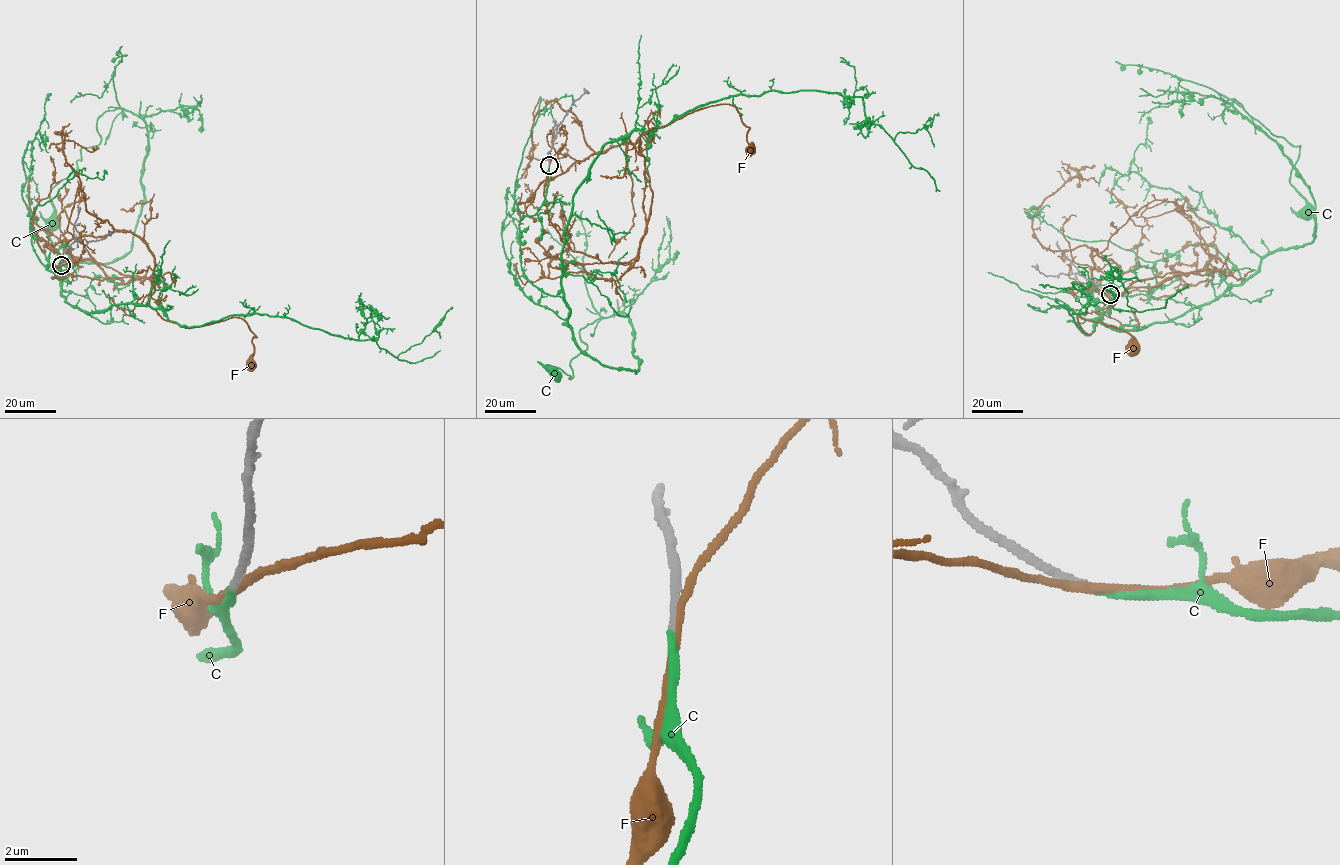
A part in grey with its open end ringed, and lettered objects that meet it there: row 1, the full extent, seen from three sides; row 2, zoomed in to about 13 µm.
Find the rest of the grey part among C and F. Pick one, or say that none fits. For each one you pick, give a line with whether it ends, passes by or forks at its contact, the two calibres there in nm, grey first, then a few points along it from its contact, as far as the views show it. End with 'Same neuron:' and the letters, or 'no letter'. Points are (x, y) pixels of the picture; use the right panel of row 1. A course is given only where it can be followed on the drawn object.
C: It ends there. Thickness 240 nm (grey) against 220 nm. Its course: (1111, 294), (1150, 294), (1188, 245), (1244, 278), (1313, 239), (1311, 192), (1233, 99), (1300, 145), (1307, 211)
Same neuron: C

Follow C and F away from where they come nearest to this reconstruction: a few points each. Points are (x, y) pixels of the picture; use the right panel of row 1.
C: (1111, 294), (1150, 294), (1188, 245), (1244, 278), (1313, 239), (1311, 192), (1233, 99), (1300, 145), (1307, 211)
F: (1109, 294), (1174, 295), (1211, 279), (1214, 269), (1136, 280), (1089, 335), (1077, 316), (1125, 330), (1133, 349)

